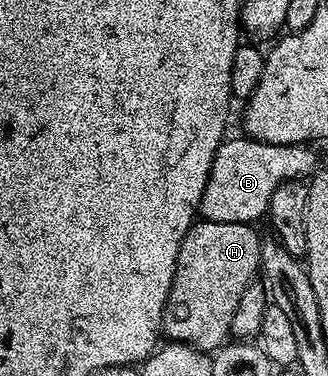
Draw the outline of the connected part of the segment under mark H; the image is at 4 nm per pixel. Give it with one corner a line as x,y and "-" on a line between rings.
196,220
185,235
185,239
181,239
179,258
163,312
161,333
164,338
175,343
190,345
192,349
200,351
214,351
228,340
233,323
233,311
237,311
241,291
245,291
245,287
253,283
261,269
259,264
261,236
259,237
255,228
254,224

